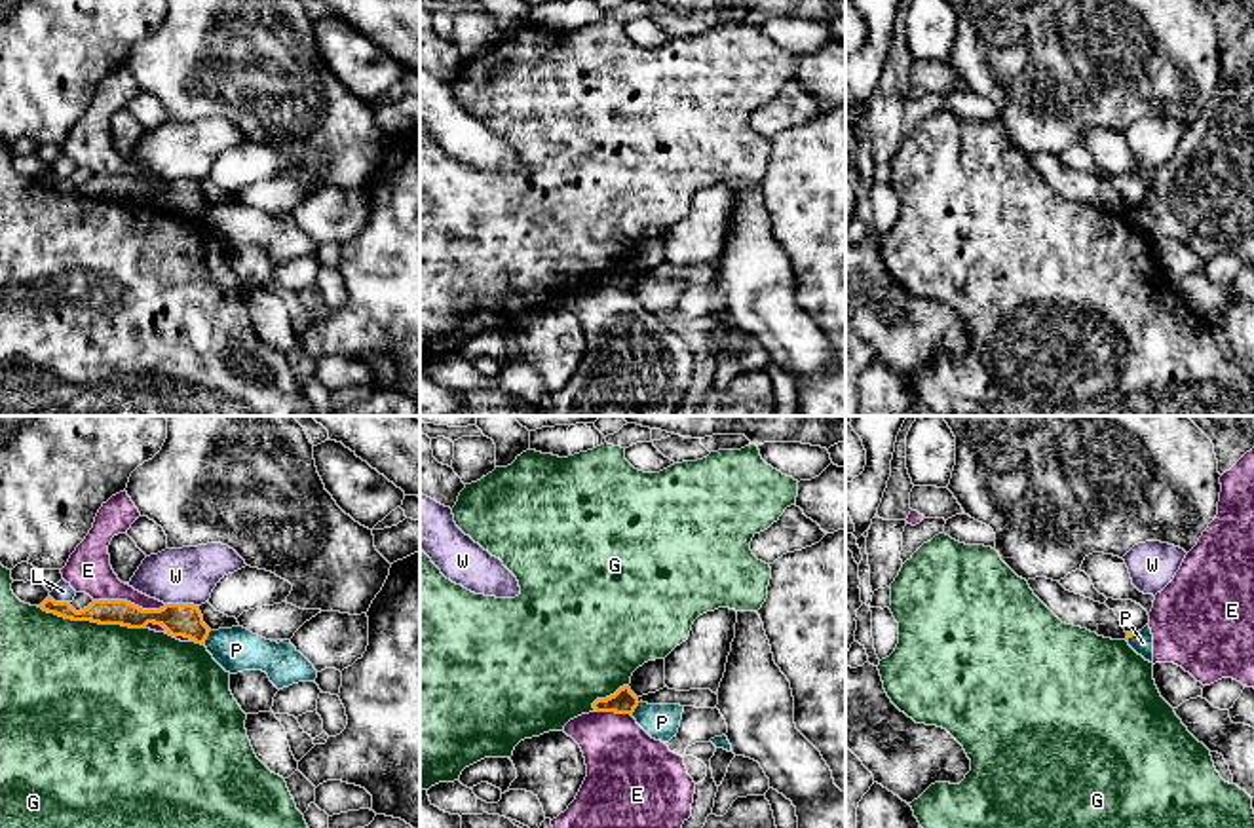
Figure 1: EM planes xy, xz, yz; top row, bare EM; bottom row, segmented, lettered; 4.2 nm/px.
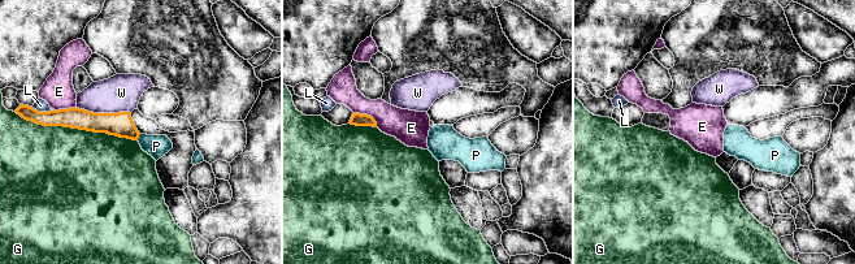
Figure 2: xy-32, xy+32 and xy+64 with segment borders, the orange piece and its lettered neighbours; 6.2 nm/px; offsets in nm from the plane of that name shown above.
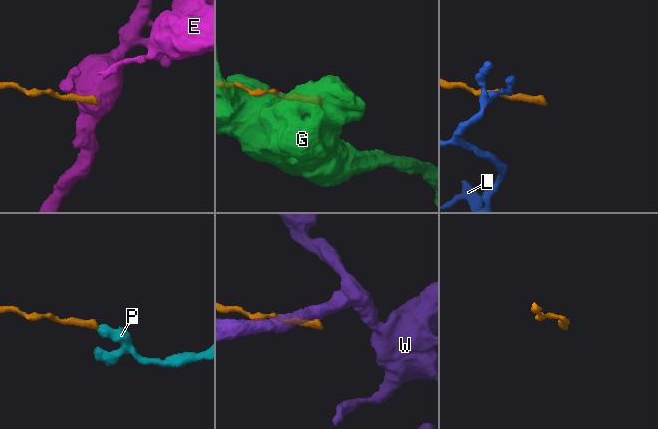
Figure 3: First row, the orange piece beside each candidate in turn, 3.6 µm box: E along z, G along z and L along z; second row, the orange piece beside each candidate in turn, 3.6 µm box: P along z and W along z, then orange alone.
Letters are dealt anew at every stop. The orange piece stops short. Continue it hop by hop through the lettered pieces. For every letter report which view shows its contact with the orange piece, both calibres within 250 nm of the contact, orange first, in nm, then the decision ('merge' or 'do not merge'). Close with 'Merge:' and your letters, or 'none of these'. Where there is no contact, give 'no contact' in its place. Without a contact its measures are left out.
E: xy | 140/190 nm | do not merge
G: xy | 110/500 nm | do not merge
L: xy | 110/80 nm | do not merge
P: xy | 140/190 nm | do not merge
W: xy | 140/240 nm | do not merge
Merge: none of these

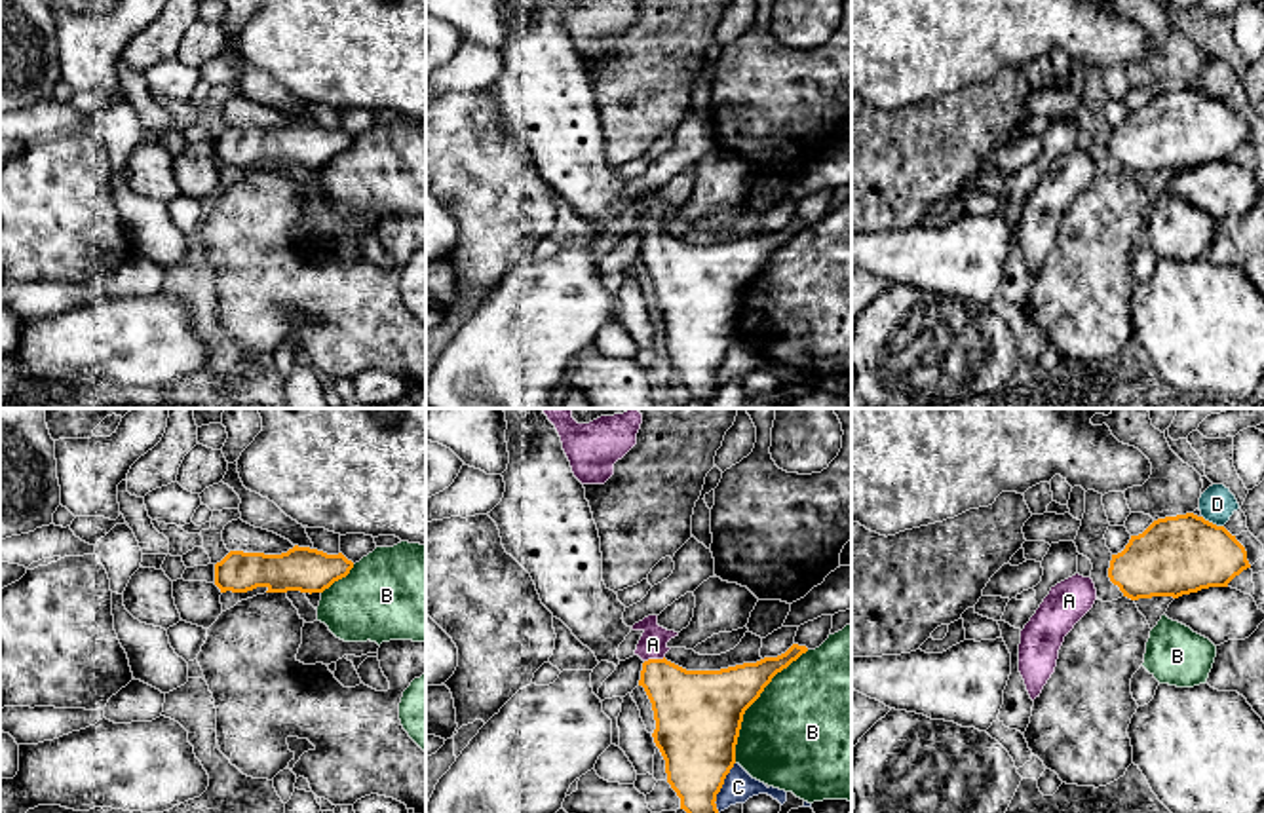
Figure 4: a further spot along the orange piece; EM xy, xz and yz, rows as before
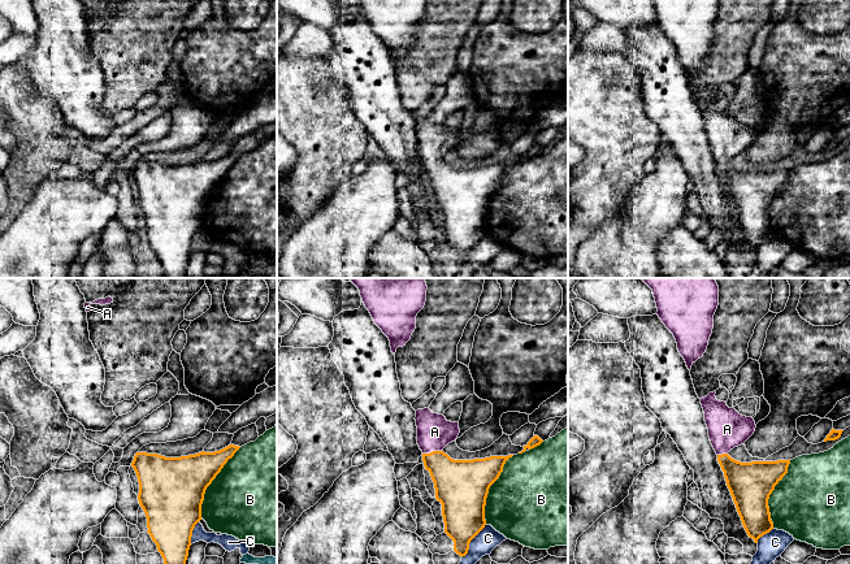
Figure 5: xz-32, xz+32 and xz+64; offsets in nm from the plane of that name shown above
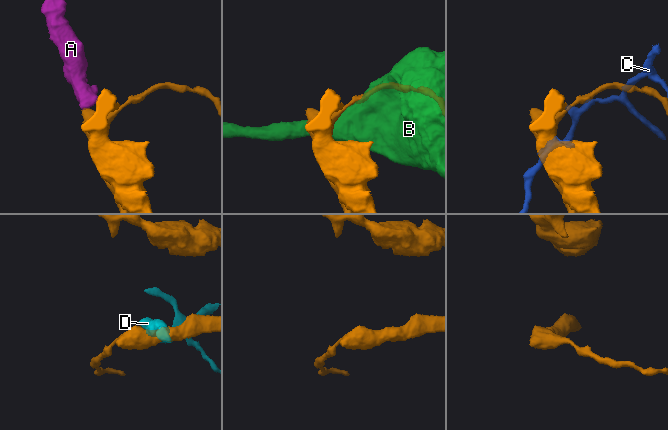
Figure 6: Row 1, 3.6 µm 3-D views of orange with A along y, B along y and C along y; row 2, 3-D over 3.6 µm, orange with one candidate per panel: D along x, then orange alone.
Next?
A: xz | 300/120 nm | merge
B: xz | 380/480 nm | do not merge
C: xz | 340/130 nm | do not merge
D: yz | 340/160 nm | do not merge
Merge: A

